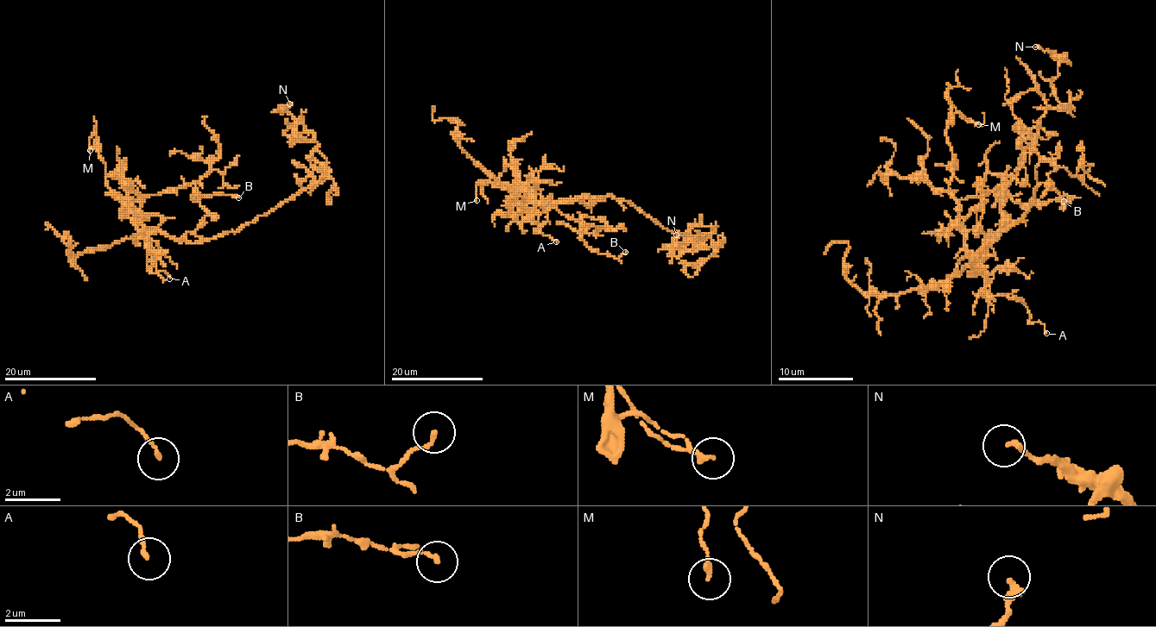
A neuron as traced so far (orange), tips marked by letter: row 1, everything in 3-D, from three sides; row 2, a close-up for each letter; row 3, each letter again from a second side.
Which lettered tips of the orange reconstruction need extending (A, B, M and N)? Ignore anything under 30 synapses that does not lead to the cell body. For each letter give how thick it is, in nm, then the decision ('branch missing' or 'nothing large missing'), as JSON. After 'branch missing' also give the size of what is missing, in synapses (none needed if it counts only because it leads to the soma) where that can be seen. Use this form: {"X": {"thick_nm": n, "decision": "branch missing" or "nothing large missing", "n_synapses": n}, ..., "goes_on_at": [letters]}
{"A": {"thick_nm": 140, "decision": "nothing large missing"}, "B": {"thick_nm": 150, "decision": "nothing large missing"}, "M": {"thick_nm": 180, "decision": "nothing large missing"}, "N": {"thick_nm": 260, "decision": "nothing large missing"}, "goes_on_at": []}

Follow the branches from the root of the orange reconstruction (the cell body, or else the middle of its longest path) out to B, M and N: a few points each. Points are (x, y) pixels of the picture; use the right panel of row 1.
B: (973, 271), (984, 252), (967, 248), (962, 199), (1013, 178), (1007, 194), (1014, 201), (1073, 197), (1064, 201)
M: (973, 271), (984, 252), (967, 248), (948, 186), (956, 159), (946, 139), (946, 97), (978, 124)
N: (973, 271), (978, 254), (1032, 207), (1037, 122), (1046, 109), (1059, 105), (1052, 84), (1059, 58), (1035, 47)

